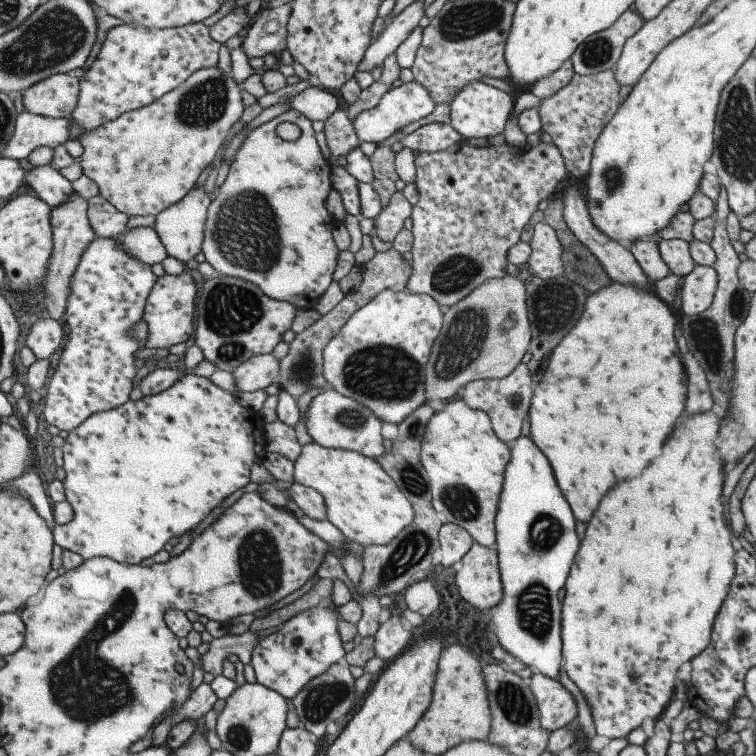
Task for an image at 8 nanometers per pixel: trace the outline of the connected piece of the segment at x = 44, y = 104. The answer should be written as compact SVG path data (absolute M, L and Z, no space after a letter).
M58 73L33 84L22 94L25 110L29 113L70 120L78 100L79 79Z

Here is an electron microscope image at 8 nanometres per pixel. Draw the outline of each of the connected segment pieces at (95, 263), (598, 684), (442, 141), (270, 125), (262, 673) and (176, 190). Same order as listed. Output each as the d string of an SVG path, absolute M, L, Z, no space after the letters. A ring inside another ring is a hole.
M98 237L92 241L82 254L74 274L71 276L70 296L65 308L65 324L68 342L60 356L58 366L46 386L44 400L44 418L59 430L74 430L90 416L109 411L130 401L132 382L138 369L134 367L133 354L142 348L128 336L128 331L143 318L146 301L155 283L155 275L150 265L133 259L117 244L117 238L103 239Z
M712 412L704 414L692 414L692 416L682 416L682 420L676 424L672 436L664 442L662 454L648 464L648 468L638 474L632 480L618 482L614 488L610 488L604 494L604 500L600 500L596 512L592 514L592 520L588 522L586 534L580 542L580 548L576 552L576 558L572 562L572 570L566 578L564 590L564 606L562 606L562 669L570 677L570 680L578 686L586 701L590 706L593 722L597 734L606 738L617 739L627 737L628 733L636 727L640 727L644 718L656 720L662 716L666 706L674 698L674 680L678 668L698 656L711 641L713 624L726 600L729 588L731 587L734 575L734 546L732 546L732 532L726 526L724 518L724 502L722 502L722 486L724 486L724 466L716 458L716 438L718 438L718 428L720 428L720 418Z
M432 123L406 135L400 142L404 147L410 147L416 153L435 153L461 142L461 137L452 125Z
M291 108L252 130L236 152L228 175L207 210L201 252L208 264L220 275L252 282L274 300L289 302L296 309L314 309L333 281L340 251L333 237L337 222L326 209L326 198L333 188L331 167L318 147L312 121L297 110ZM282 122L296 124L300 137L284 141L276 133L276 126Z
M337 607L313 609L288 619L279 631L263 637L251 654L256 680L284 698L293 699L305 684L336 662L343 662L345 654L338 634L337 622L342 620Z
M218 67L193 72L184 82L152 104L128 111L94 130L84 131L79 136L84 150L78 159L83 174L96 182L99 194L120 212L127 215L156 216L186 196L204 168L216 158L230 128L243 115L245 105L241 91L241 85L232 80L232 73L224 73Z

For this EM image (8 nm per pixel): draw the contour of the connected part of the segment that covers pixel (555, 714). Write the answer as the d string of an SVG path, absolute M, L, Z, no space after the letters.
M534 672L529 686L537 700L542 728L552 732L576 721L576 700L558 679Z

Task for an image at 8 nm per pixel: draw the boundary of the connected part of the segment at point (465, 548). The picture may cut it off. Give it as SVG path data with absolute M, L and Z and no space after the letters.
M445 523L440 527L438 543L442 550L442 564L452 566L472 548L474 540L461 526Z

